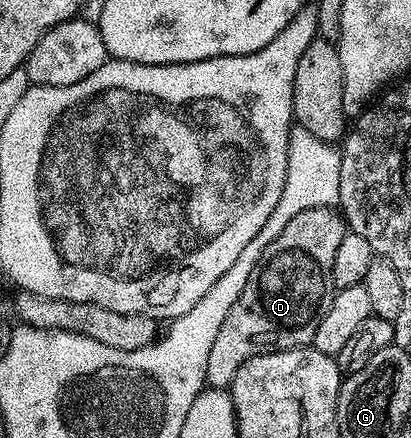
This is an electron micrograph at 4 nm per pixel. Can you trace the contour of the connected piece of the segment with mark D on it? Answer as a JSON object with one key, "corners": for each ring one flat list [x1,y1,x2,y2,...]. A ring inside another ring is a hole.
{"corners":[[329,207,307,209,305,213,297,213,281,229,281,233,269,245,253,269,245,289,241,289,241,297,233,301,233,309,229,309,229,317,219,323,217,337,213,341,213,349,209,349,207,358,207,387,218,389,230,388,235,374,241,365,258,355,268,355,270,351,288,351,294,347,306,347,315,336,317,325,321,325,323,311,329,309,337,290,331,274,333,273,333,257,337,257,337,245,349,233,342,214]]}

